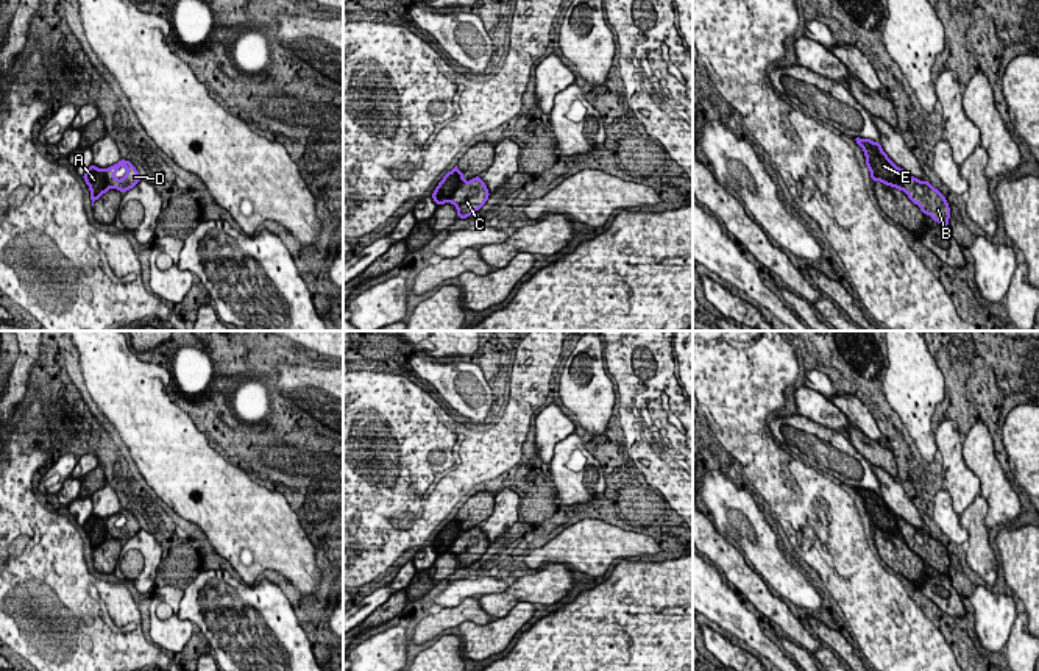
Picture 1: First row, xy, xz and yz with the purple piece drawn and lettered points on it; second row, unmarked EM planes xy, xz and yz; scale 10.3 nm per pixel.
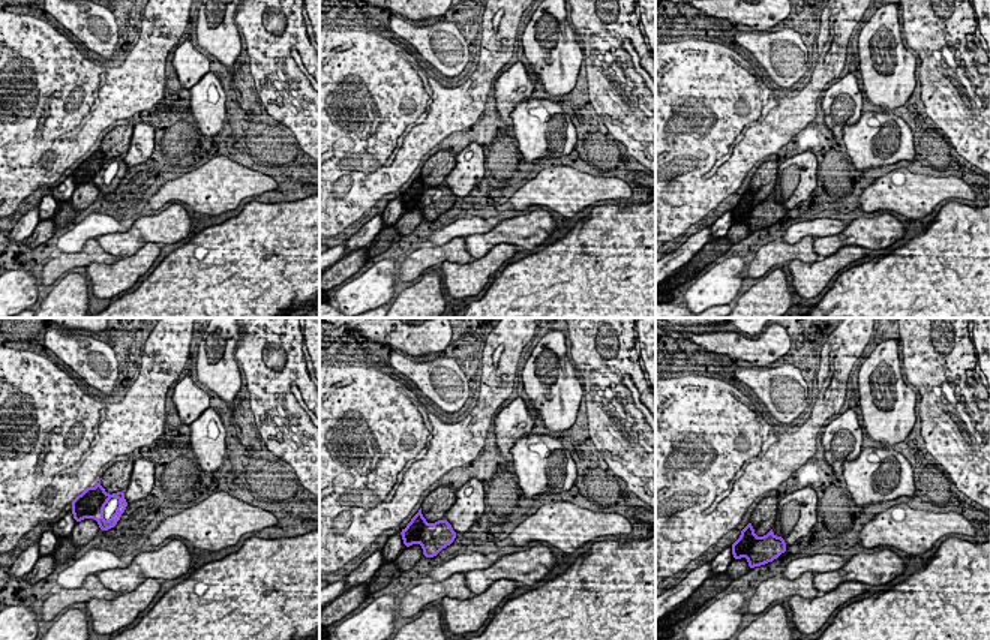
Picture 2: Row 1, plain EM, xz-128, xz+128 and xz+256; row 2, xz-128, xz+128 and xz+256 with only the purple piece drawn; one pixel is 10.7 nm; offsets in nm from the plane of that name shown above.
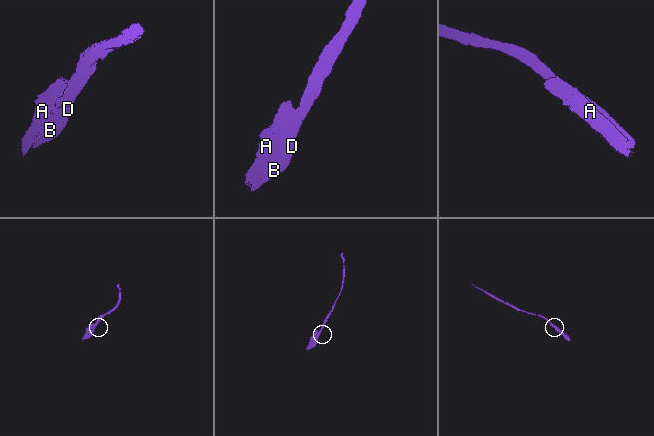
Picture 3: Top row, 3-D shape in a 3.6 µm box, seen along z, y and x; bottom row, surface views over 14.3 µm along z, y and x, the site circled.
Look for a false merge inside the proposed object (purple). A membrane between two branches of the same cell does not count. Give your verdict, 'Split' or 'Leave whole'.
Split

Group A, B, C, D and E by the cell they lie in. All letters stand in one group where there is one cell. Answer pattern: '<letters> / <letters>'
A E / B C D

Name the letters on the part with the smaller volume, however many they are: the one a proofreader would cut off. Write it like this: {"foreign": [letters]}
{"foreign": ["A", "E"]}

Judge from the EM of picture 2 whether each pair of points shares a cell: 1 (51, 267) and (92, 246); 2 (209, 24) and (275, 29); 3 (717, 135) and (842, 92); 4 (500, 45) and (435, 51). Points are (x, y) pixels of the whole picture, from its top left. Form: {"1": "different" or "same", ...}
{"1": "same", "2": "different", "3": "different", "4": "different"}

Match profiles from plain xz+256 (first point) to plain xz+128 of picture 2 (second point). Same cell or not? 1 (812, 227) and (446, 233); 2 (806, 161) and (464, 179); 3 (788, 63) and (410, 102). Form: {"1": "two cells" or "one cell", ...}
{"1": "one cell", "2": "one cell", "3": "two cells"}

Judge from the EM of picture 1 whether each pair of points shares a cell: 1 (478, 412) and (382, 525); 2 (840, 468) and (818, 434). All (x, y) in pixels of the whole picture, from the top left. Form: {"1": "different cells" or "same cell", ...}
{"1": "different cells", "2": "same cell"}

